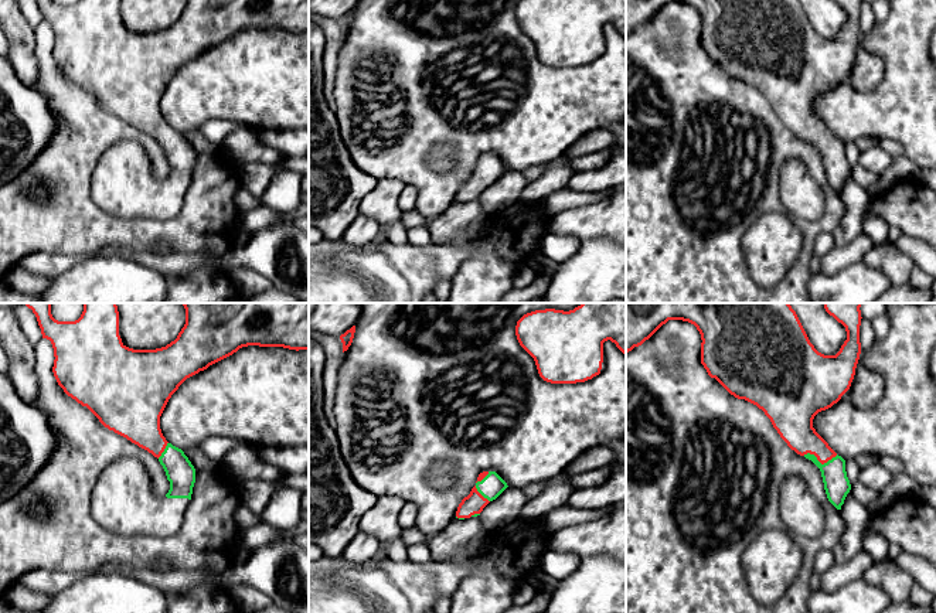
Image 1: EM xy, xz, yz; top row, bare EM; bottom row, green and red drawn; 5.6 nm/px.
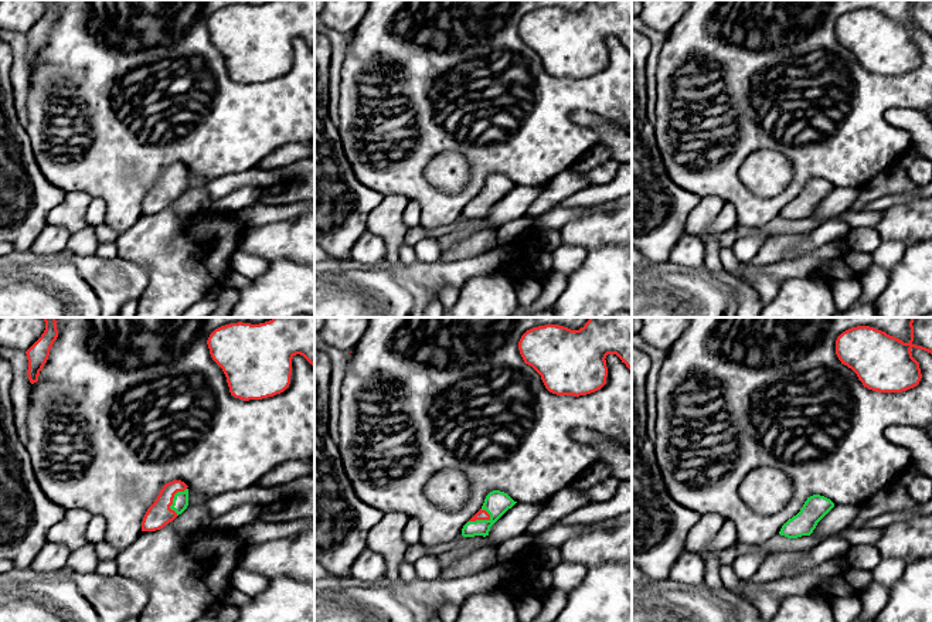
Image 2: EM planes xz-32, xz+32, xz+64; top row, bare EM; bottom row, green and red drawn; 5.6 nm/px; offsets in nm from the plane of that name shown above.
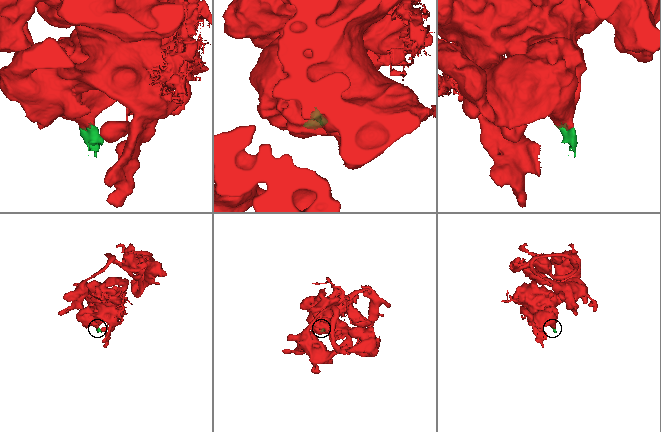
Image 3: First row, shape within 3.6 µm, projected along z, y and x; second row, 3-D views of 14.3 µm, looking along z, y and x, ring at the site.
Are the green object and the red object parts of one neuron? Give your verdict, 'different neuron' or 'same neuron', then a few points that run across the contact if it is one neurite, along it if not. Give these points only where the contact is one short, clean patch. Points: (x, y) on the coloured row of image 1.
same neuron; line yz (837, 486), (834, 477), (819, 462), (819, 453), (795, 425)

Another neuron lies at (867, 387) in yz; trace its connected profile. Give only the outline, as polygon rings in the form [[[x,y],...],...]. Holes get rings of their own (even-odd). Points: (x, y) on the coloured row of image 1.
[[[858,360],[855,375],[850,386],[852,405],[858,409],[875,406],[882,396],[884,385],[884,378],[877,372],[865,369]]]

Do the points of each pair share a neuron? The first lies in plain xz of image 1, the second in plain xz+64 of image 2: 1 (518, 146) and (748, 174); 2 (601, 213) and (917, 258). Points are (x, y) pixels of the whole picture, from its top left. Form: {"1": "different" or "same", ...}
{"1": "different", "2": "different"}

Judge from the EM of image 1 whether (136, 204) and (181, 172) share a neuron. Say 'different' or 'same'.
same

